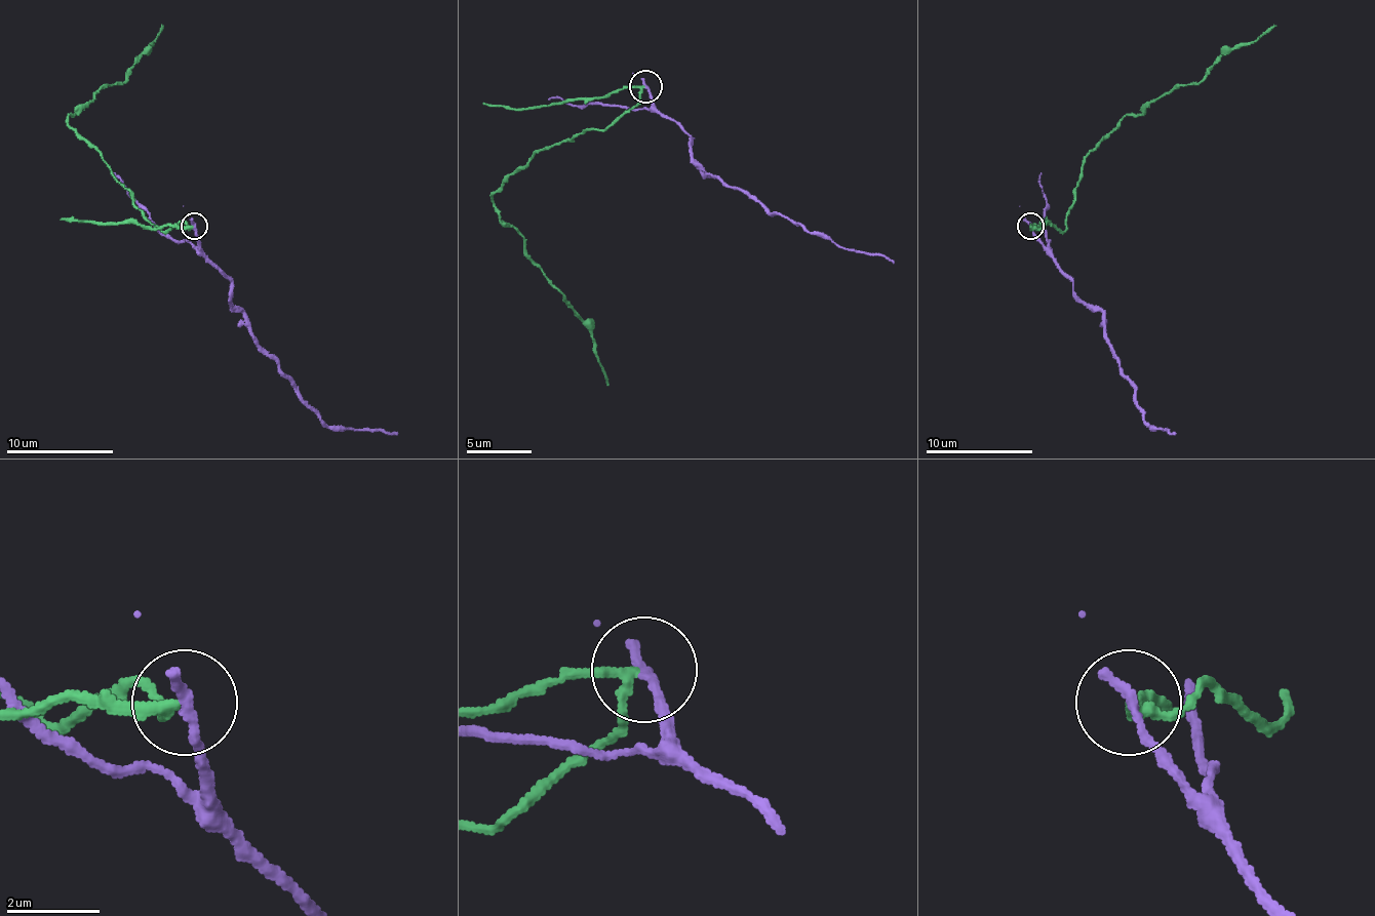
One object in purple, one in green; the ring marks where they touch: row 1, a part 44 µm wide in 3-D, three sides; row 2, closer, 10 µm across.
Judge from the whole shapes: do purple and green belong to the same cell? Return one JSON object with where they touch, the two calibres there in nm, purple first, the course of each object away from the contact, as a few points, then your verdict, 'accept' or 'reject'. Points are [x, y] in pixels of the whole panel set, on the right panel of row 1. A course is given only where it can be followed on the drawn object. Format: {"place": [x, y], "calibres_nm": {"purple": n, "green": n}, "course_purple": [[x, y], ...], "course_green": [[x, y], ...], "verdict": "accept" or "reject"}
{"place": [1030, 226], "calibres_nm": {"purple": 280, "green": 200}, "course_purple": [[1030, 226], [1073, 292], [1103, 314], [1105, 343], [1135, 394], [1135, 404], [1151, 426], [1175, 434]], "course_green": [[1030, 226], [1065, 228], [1082, 161], [1118, 121], [1175, 89], [1196, 83], [1231, 49], [1253, 43], [1277, 25]], "verdict": "reject"}

